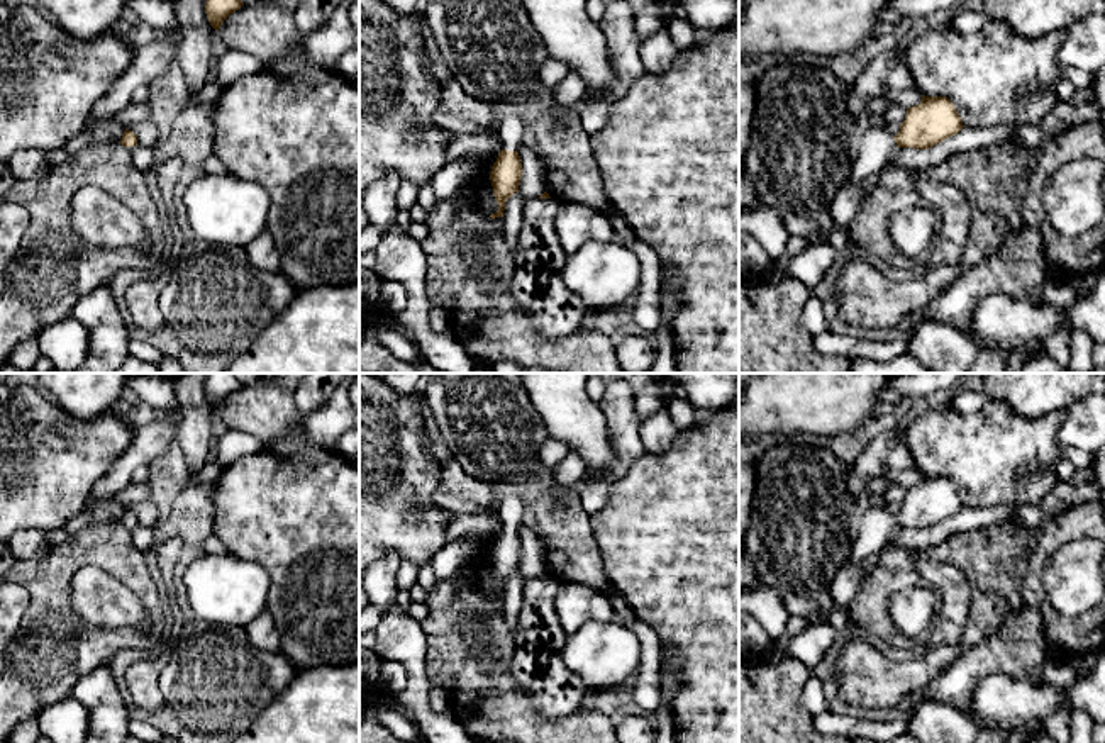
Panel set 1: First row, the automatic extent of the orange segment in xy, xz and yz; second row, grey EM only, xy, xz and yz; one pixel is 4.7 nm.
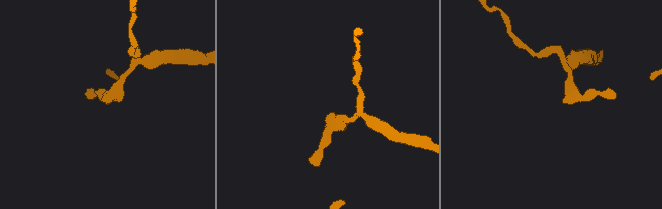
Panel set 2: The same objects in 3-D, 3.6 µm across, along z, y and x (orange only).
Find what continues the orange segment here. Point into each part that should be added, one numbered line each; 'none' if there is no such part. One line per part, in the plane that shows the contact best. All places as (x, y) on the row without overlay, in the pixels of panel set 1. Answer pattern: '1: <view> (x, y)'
1: xz (510, 508)

